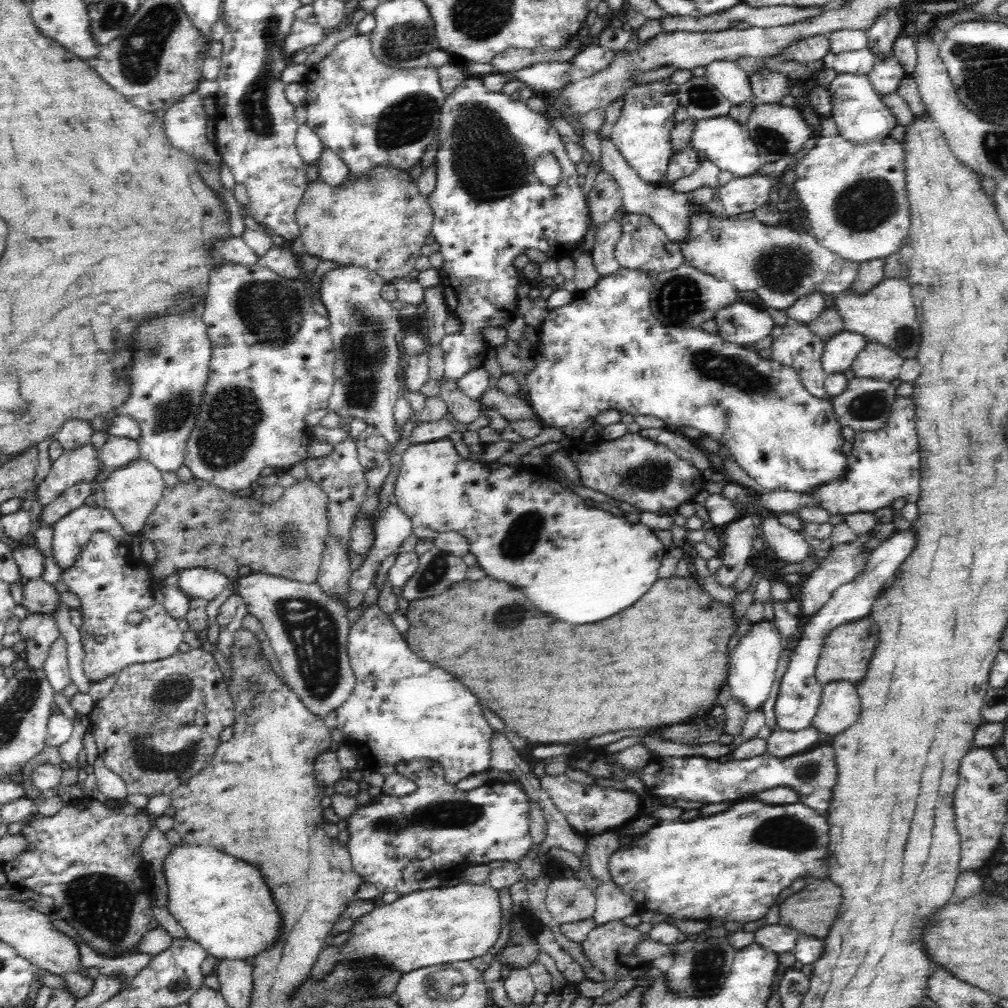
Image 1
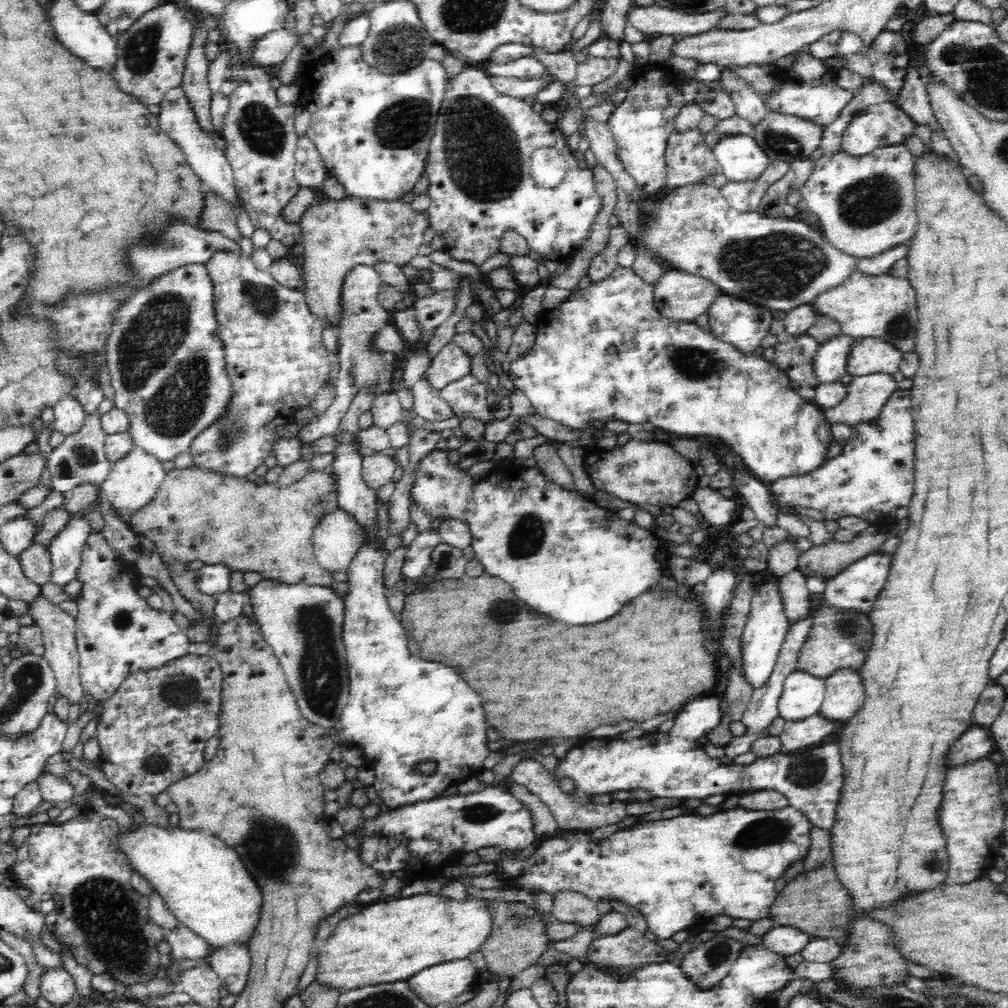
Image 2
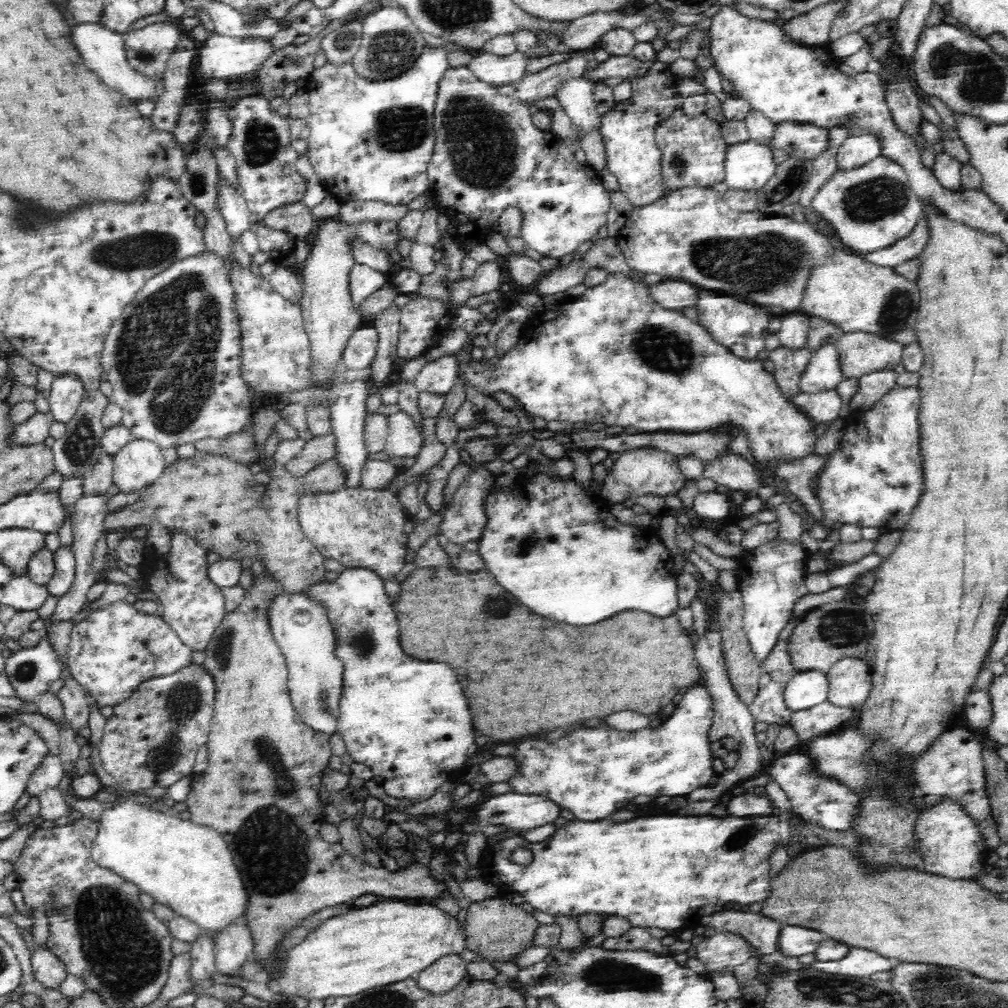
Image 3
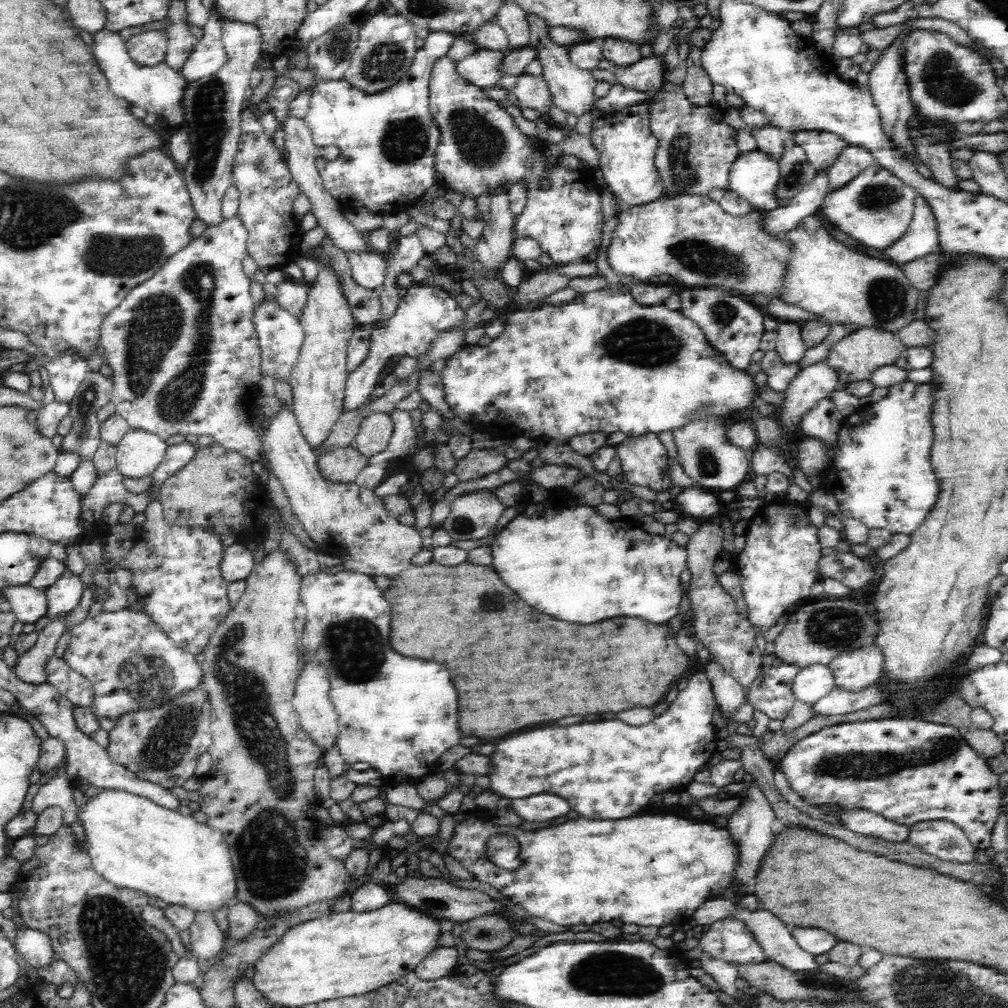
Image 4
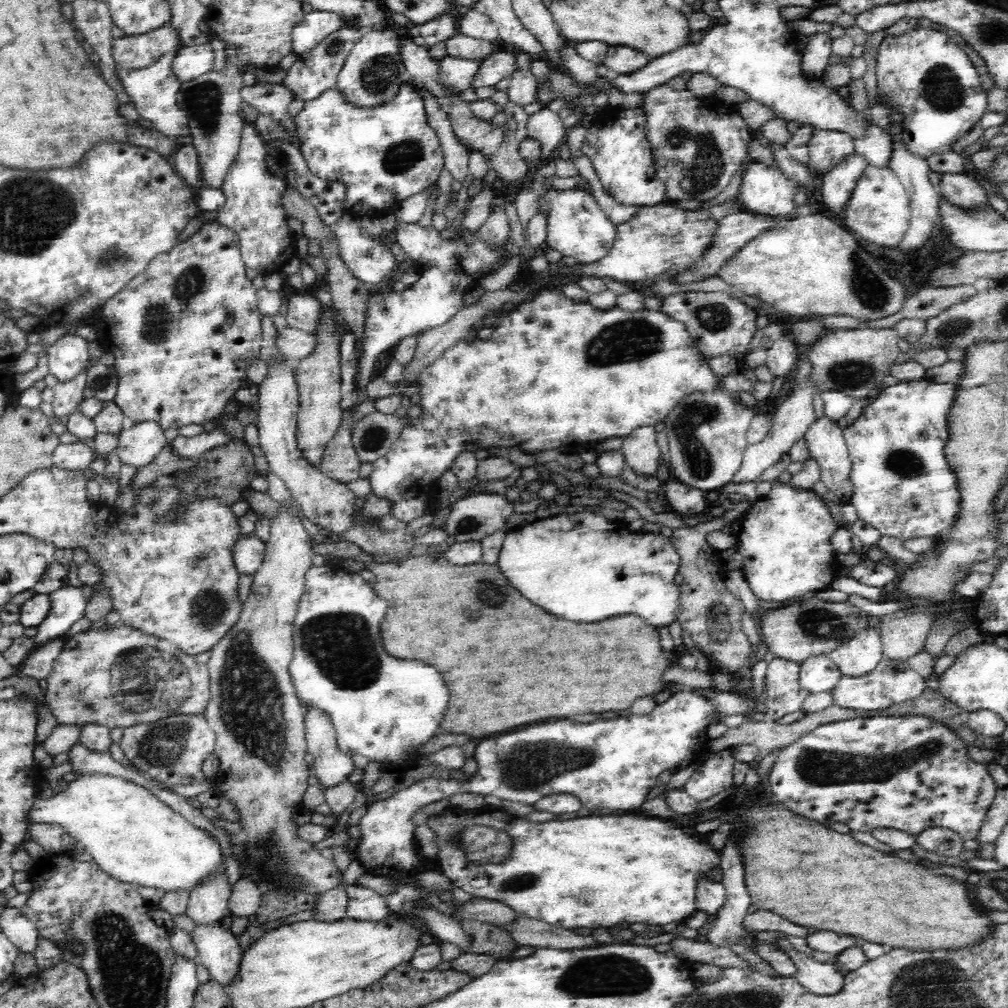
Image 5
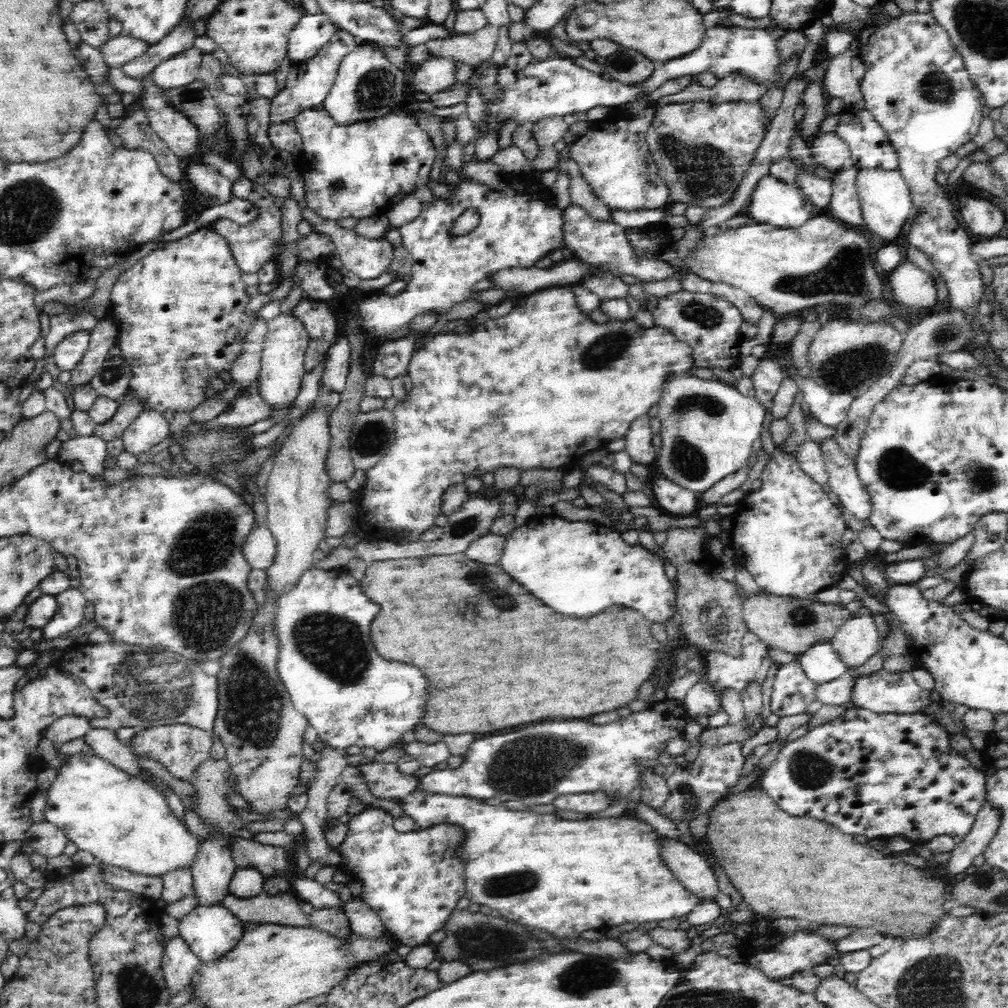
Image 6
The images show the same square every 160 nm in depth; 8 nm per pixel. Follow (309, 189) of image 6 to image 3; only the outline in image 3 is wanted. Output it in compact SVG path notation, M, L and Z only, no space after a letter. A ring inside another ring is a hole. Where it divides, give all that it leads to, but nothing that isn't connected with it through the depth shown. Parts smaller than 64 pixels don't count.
M429 49L422 52L416 59L416 62L406 72L403 72L396 78L379 80L379 81L368 81L368 79L360 78L360 75L356 75L354 67L352 67L352 60L343 62L339 65L327 62L320 68L315 68L307 77L306 83L304 84L305 91L308 92L310 115L306 118L308 127L310 128L308 154L310 163L314 166L314 170L328 194L336 197L343 204L349 200L365 200L365 201L380 201L386 204L413 204L418 201L418 197L422 193L429 191L427 170L428 163L433 156L434 146L436 144L436 134L434 127L435 120L435 104L438 92L438 84L440 78L444 76L444 72L448 70L449 62L447 59L448 51L446 49Z

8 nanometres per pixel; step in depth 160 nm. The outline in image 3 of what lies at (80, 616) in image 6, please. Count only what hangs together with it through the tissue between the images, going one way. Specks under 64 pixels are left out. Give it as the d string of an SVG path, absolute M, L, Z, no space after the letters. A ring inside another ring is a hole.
M59 546L53 552L55 560L55 573L47 582L47 590L50 596L62 598L75 581L75 554L70 546Z

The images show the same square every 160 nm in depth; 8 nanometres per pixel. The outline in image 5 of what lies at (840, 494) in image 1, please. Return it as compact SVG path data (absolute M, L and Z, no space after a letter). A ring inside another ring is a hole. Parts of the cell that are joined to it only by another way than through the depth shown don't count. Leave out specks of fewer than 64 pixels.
M911 380L910 382L899 382L893 386L880 391L880 396L872 401L863 413L846 428L843 428L843 435L845 436L845 443L848 447L848 456L851 462L851 471L849 474L852 481L852 498L848 502L856 508L858 518L864 520L865 523L877 528L882 535L892 536L900 540L910 540L910 538L922 538L942 535L950 527L955 526L955 520L959 519L959 510L962 507L960 504L959 485L955 472L950 468L950 464L946 462L943 448L949 437L948 432L948 413L956 399L956 392L960 390L957 383L944 382L940 384L937 381L931 380Z

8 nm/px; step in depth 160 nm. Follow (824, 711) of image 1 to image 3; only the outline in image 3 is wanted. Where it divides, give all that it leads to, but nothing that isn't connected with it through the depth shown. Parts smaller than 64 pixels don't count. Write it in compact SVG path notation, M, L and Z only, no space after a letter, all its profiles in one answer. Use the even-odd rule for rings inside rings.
M845 657L837 661L825 675L829 682L827 701L830 704L858 710L868 698L872 674L866 658Z

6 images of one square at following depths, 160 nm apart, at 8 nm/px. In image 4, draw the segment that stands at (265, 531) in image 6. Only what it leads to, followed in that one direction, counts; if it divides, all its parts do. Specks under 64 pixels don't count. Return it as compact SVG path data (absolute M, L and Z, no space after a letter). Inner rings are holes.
M235 541L226 548L219 562L223 579L228 582L244 580L255 567L252 553L244 541Z

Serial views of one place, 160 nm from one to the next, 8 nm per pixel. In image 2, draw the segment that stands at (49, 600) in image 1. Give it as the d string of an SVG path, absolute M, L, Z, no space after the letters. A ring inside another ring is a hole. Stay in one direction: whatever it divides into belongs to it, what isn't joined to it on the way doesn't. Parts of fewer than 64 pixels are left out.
M40 595L31 605L29 615L34 623L42 630L45 646L44 657L51 665L57 680L56 690L66 697L66 701L72 705L78 705L84 699L84 687L79 677L79 652L76 643L76 618L60 610L60 606L53 605Z

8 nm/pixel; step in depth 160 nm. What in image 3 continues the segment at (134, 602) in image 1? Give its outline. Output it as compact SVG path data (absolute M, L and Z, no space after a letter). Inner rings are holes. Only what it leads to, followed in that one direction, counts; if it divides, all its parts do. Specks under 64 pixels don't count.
M124 599L94 611L75 624L71 638L67 653L70 674L89 690L100 707L115 707L148 679L172 676L188 668L193 654L164 620L143 614Z

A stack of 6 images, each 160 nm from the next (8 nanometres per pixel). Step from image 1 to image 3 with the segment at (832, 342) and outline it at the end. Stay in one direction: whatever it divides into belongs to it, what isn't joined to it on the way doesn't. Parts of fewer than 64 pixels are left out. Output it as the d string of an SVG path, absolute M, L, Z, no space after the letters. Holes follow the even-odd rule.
M836 343L823 344L814 351L798 384L802 394L834 390L844 378L839 365Z

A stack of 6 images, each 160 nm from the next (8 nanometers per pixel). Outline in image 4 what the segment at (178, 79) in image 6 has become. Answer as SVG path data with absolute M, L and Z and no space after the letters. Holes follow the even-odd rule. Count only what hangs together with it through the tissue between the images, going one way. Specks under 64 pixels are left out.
M216 7L210 9L208 21L203 26L204 35L182 64L180 74L190 83L218 72L228 60L221 39L221 21L215 17L215 11Z

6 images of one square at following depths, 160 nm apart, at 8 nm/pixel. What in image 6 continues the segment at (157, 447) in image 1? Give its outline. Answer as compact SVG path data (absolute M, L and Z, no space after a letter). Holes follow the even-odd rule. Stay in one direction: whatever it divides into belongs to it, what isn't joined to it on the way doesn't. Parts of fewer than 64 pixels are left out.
M211 226L199 228L196 232L191 232L176 240L166 242L163 248L156 248L152 250L148 256L144 256L138 260L131 268L125 270L115 281L110 295L110 308L107 316L113 318L118 323L119 333L116 339L116 346L120 348L120 354L123 359L130 365L131 375L129 380L128 391L132 392L138 400L141 400L143 407L148 410L155 410L156 412L192 412L196 406L200 406L206 398L214 392L208 378L212 376L219 377L222 372L230 372L232 364L240 353L243 351L243 344L245 343L245 336L250 330L250 326L258 320L255 312L248 314L246 306L250 302L250 294L245 290L246 283L242 281L244 273L236 266L236 260L233 259L232 252L224 237L221 237Z

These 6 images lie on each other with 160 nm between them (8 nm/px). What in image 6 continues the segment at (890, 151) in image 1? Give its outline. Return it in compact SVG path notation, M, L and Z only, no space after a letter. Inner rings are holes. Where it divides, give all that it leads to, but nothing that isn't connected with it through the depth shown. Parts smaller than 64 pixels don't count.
M860 168L855 184L863 214L862 230L872 232L886 242L896 240L902 234L904 224L908 222L908 216L912 216L913 208L909 187L899 170Z

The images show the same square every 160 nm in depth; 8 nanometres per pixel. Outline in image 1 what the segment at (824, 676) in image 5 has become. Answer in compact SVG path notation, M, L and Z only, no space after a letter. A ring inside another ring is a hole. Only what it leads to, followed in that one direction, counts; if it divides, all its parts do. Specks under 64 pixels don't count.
M910 528L896 531L890 538L881 542L869 553L864 568L852 580L846 584L840 584L840 588L832 593L832 597L829 598L826 605L822 606L820 611L816 612L816 615L812 616L807 623L803 624L804 634L800 635L798 648L792 652L788 669L780 680L774 707L778 729L795 732L812 726L811 723L814 721L823 695L823 684L816 678L816 668L821 658L824 638L842 624L870 617L872 606L884 590L888 578L897 573L899 566L912 552L913 538Z

